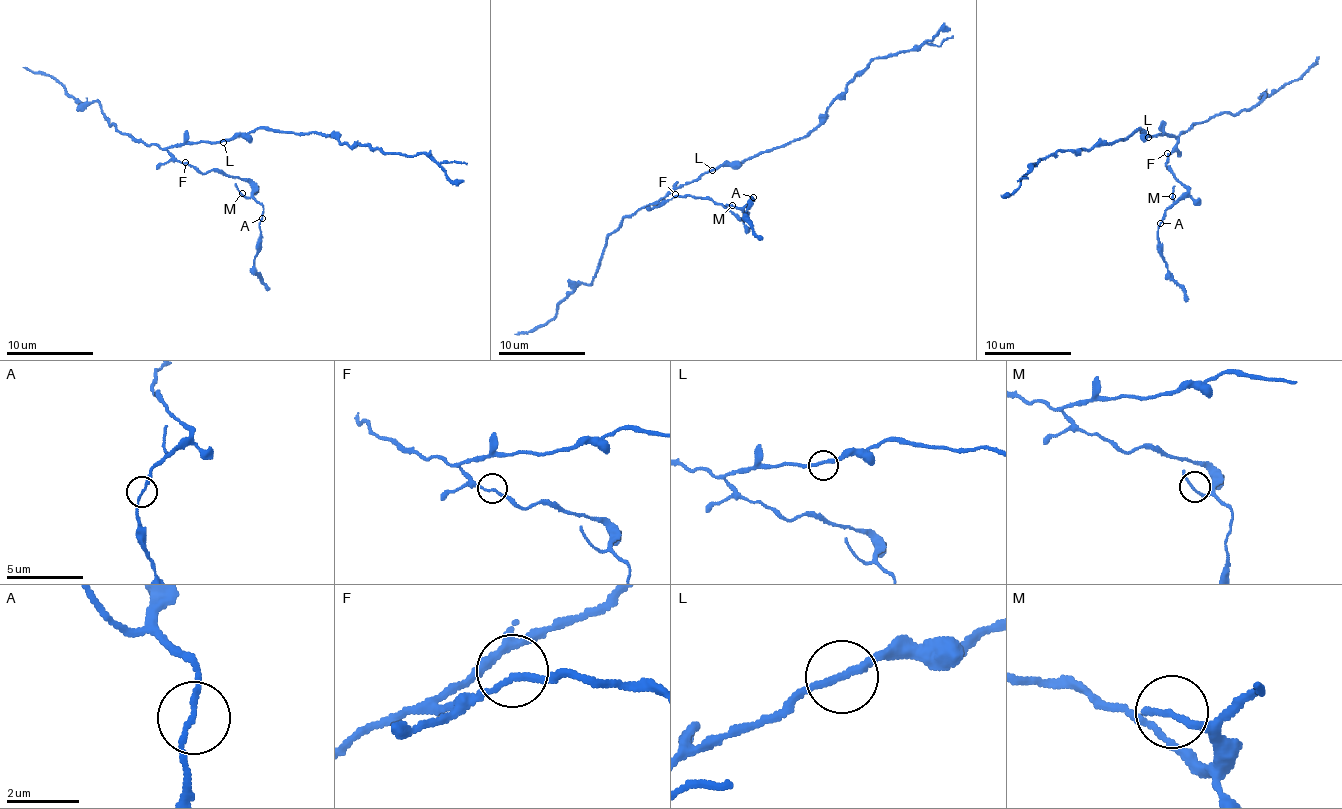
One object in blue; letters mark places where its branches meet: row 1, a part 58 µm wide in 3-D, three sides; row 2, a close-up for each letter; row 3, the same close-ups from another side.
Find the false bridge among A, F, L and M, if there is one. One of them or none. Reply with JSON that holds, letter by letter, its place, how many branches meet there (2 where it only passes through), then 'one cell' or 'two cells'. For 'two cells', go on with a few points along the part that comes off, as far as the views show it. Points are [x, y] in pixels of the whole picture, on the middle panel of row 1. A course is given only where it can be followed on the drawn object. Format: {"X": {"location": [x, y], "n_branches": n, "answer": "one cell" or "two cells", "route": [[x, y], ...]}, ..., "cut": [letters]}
{"A": {"location": [753, 197], "n_branches": 2, "answer": "one cell"}, "F": {"location": [675, 194], "n_branches": 2, "answer": "one cell"}, "L": {"location": [712, 170], "n_branches": 2, "answer": "one cell"}, "M": {"location": [732, 205], "n_branches": 2, "answer": "one cell"}, "cut": []}

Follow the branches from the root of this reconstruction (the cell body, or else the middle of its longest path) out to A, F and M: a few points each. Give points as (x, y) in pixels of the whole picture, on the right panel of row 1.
A: (1148, 135), (1169, 134), (1177, 141), (1169, 154), (1167, 168), (1169, 167), (1187, 191), (1174, 200), (1159, 223)
F: (1148, 135), (1164, 133), (1175, 139), (1177, 144), (1169, 154), (1167, 153)
M: (1148, 135), (1169, 134), (1177, 141), (1169, 154), (1167, 168), (1169, 167), (1187, 191), (1176, 202), (1172, 196)

